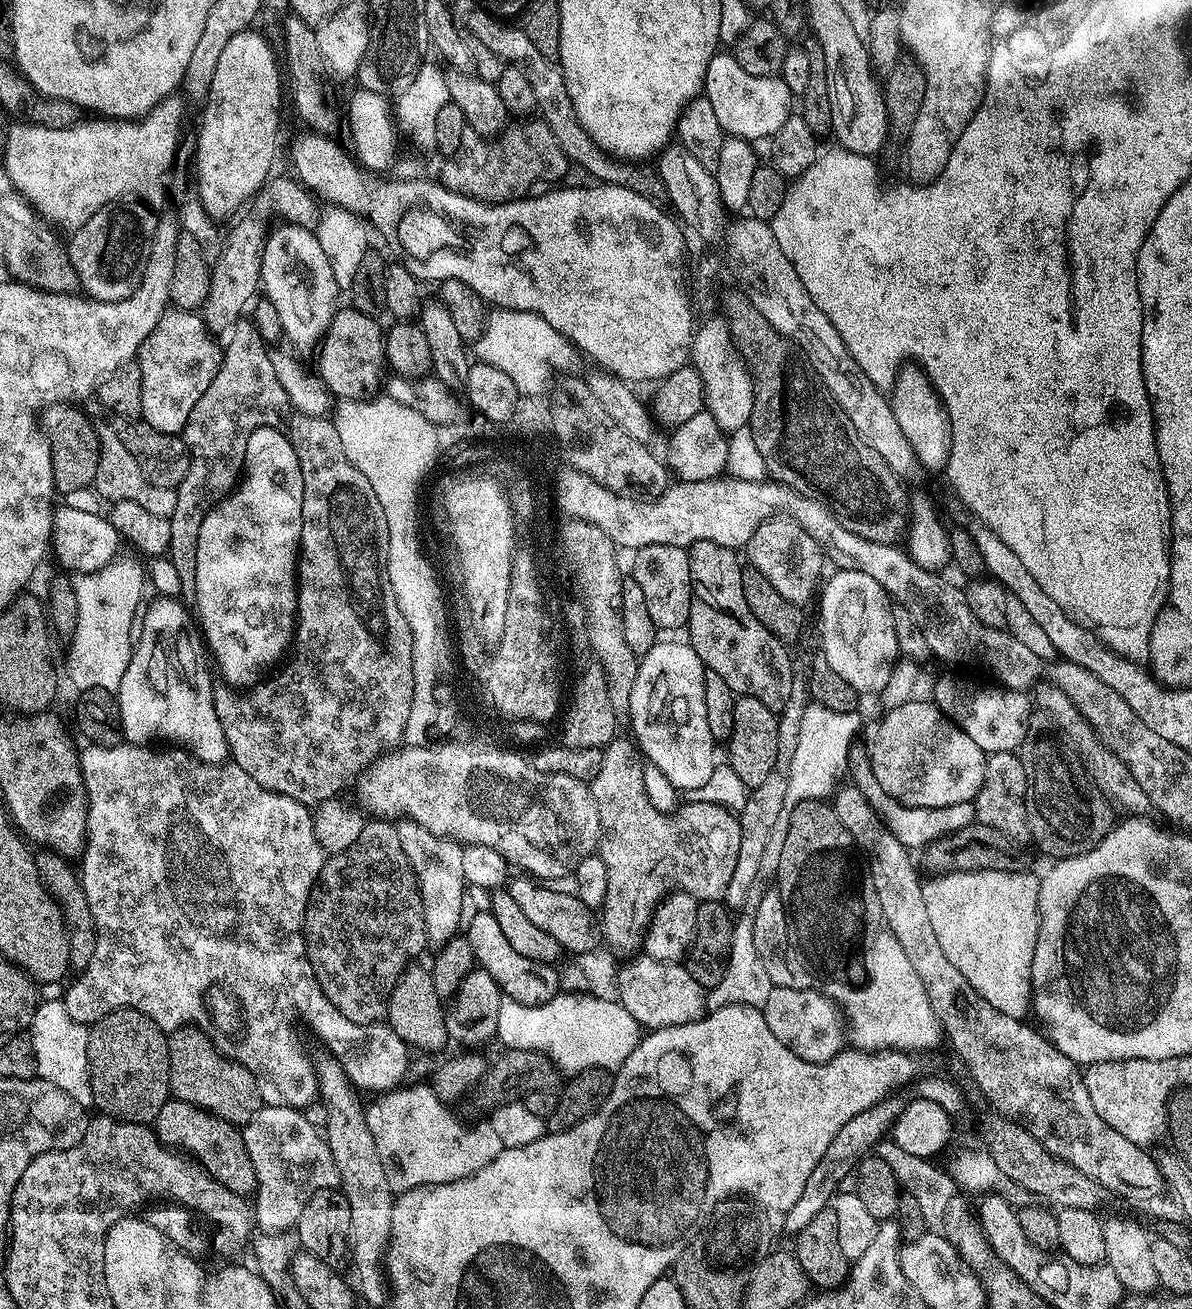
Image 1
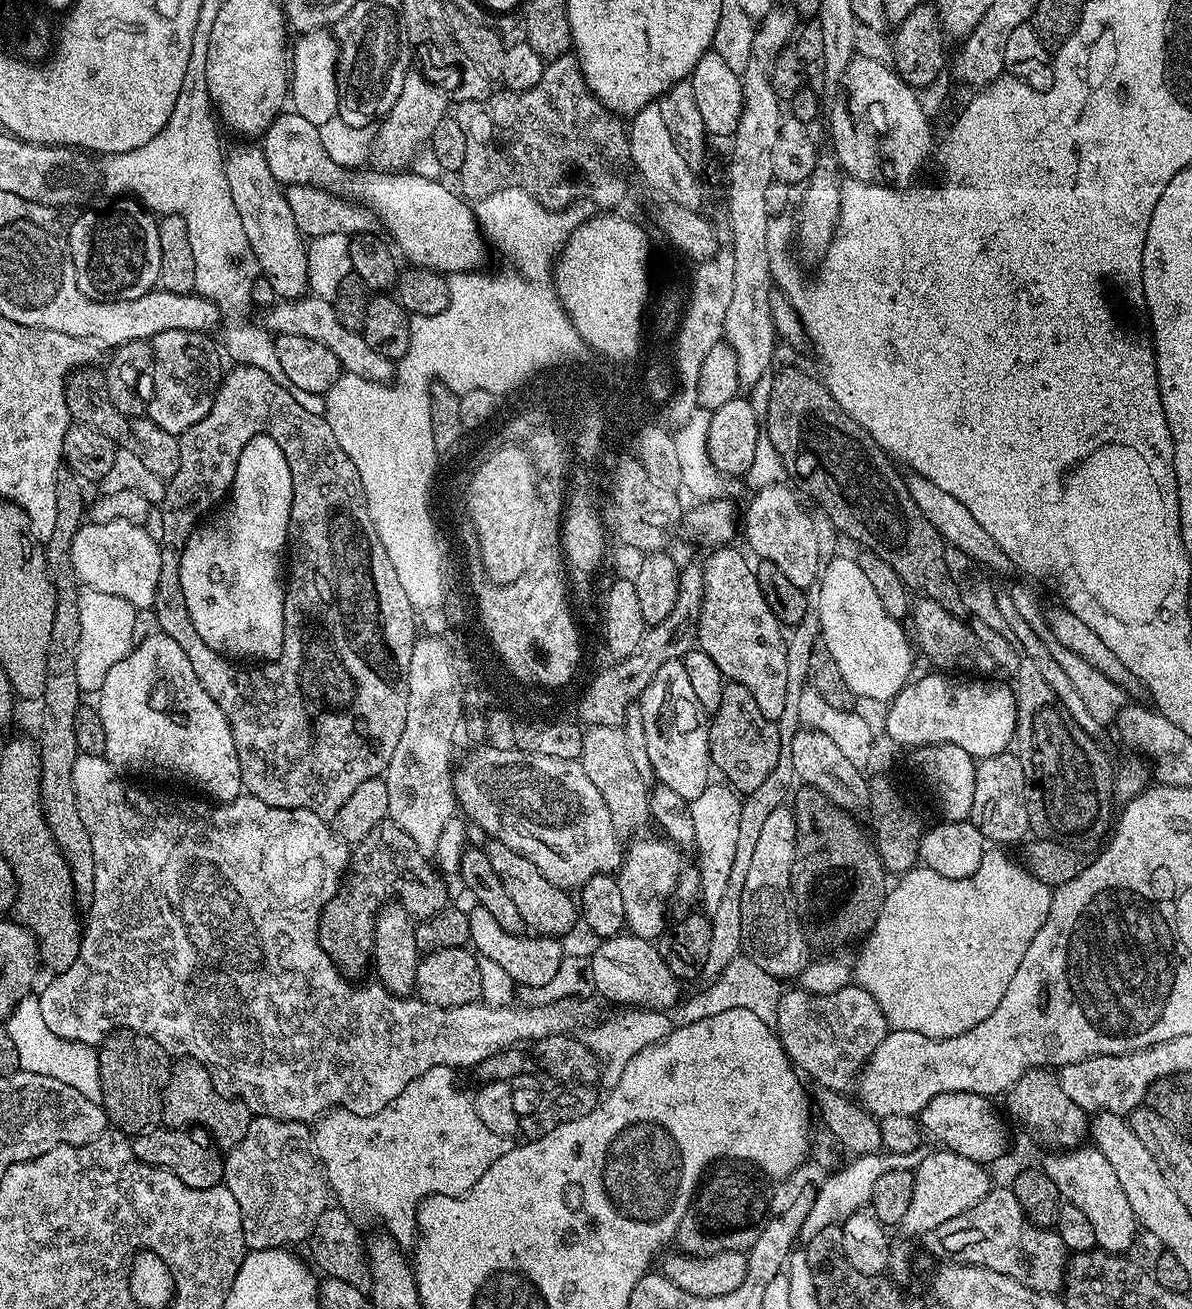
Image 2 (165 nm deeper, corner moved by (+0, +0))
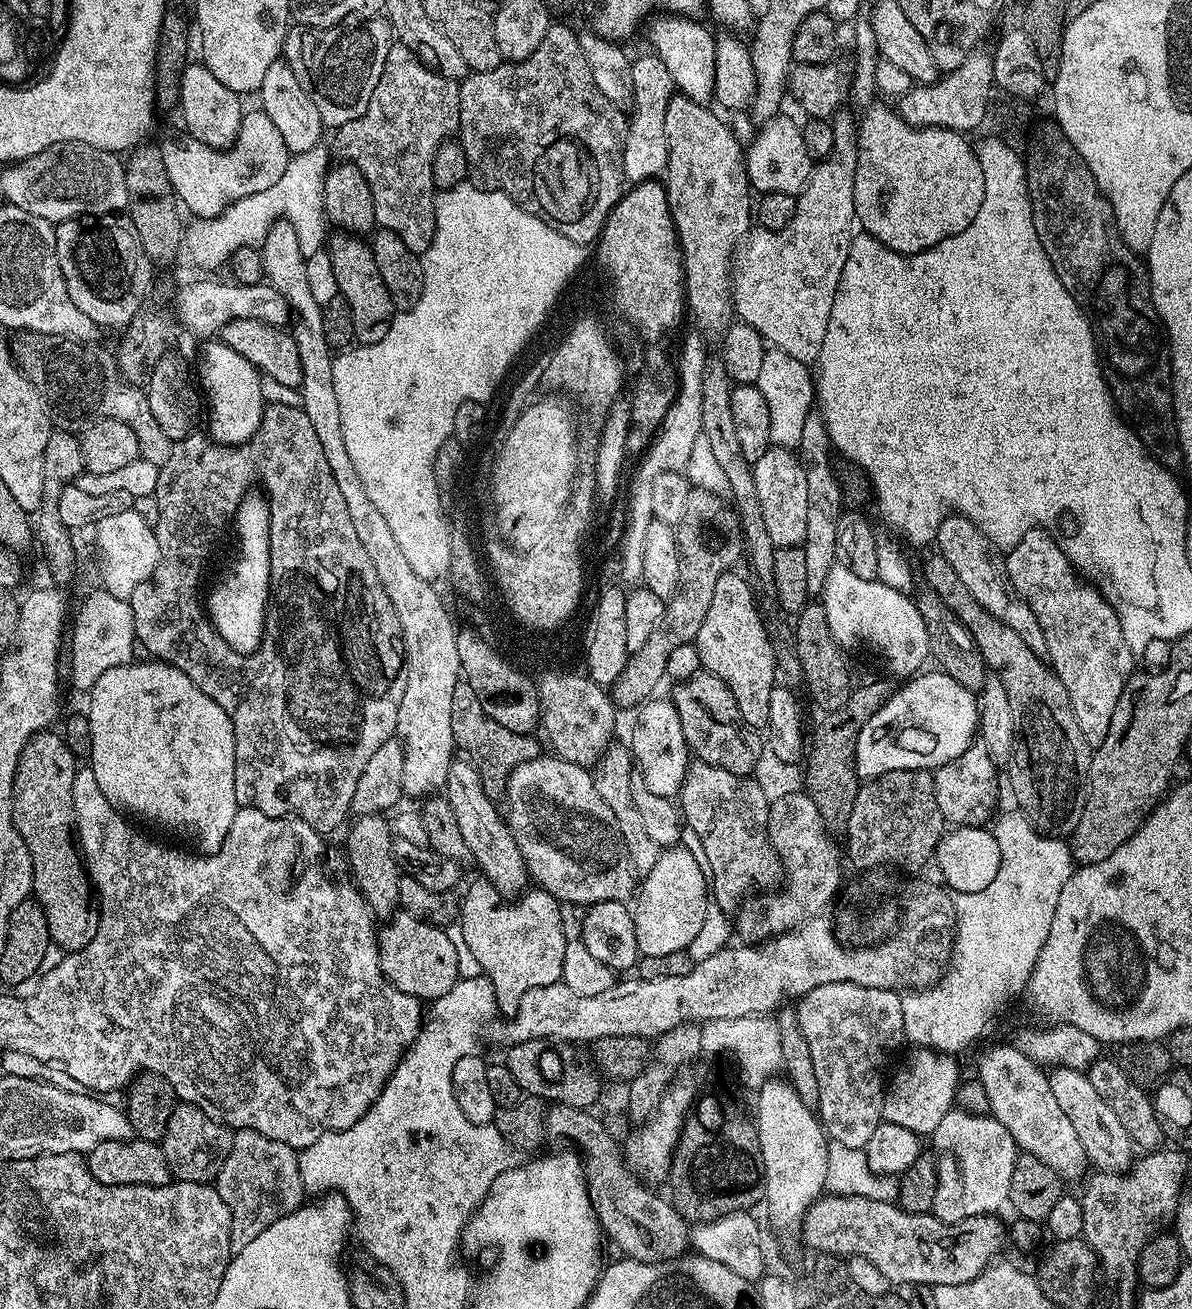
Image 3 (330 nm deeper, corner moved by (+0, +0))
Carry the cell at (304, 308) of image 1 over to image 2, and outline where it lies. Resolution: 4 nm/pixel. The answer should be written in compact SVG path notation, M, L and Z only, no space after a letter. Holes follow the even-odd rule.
M256 142L244 143L248 144L236 144L232 149L227 149L224 157L224 173L230 186L230 198L234 198L242 230L246 230L246 238L250 242L250 250L254 250L256 255L259 271L267 276L270 286L274 286L277 297L298 300L310 288L308 250L301 225L290 206L285 189L274 178L274 174L270 174L270 166L266 166L263 147Z

